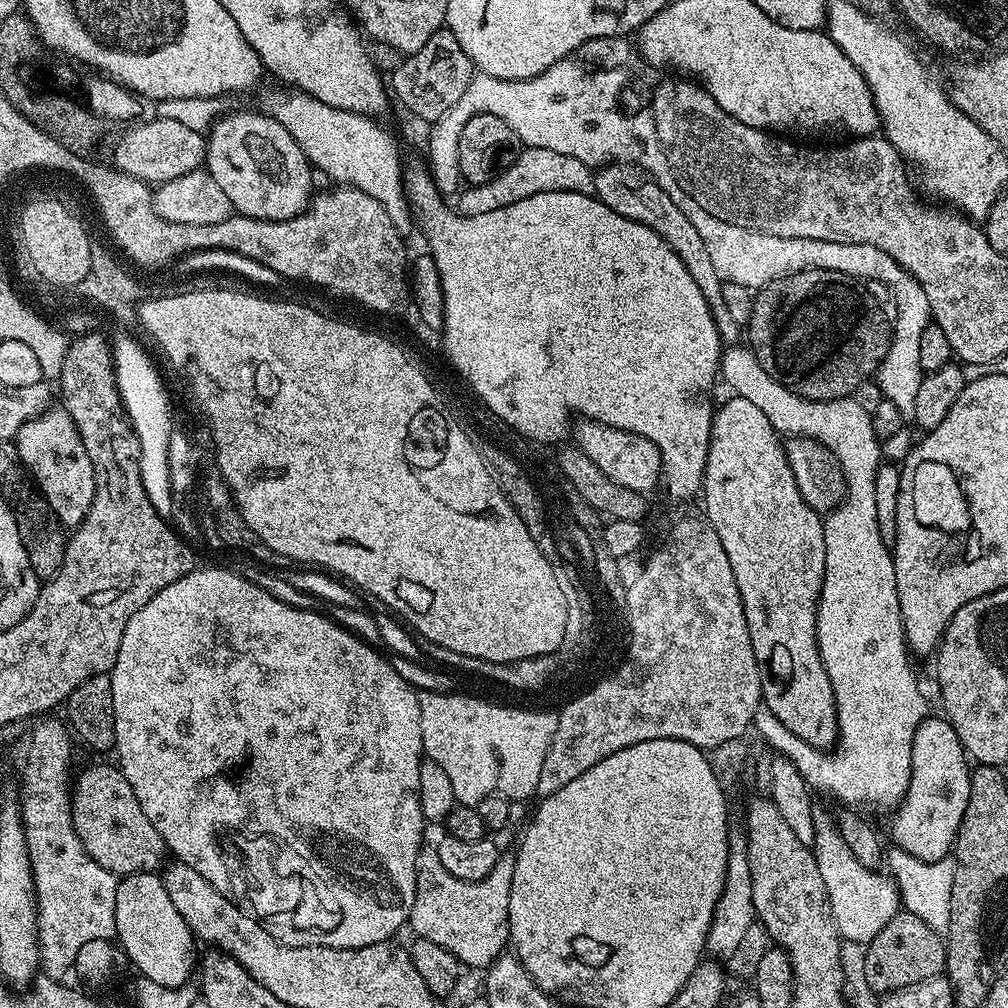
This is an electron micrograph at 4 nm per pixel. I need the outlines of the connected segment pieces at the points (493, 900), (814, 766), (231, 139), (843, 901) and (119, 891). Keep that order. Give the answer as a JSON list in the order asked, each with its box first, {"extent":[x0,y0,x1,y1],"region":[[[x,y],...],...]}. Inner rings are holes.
[{"extent":[408,847,516,969],"region":[[[428,847],[421,851],[416,863],[416,893],[408,924],[419,939],[438,942],[442,950],[450,950],[465,969],[487,969],[505,955],[510,944],[508,911],[516,853],[501,851],[494,870],[490,870],[486,878],[463,880],[454,878],[454,874],[442,866],[435,847]]]},{"extent":[718,346,926,804],"region":[[[728,346],[723,349],[721,358],[720,358],[720,366],[718,369],[719,375],[722,377],[722,380],[725,380],[726,383],[732,387],[731,391],[735,393],[737,396],[741,396],[742,398],[746,398],[746,402],[754,402],[754,406],[758,406],[758,410],[762,410],[762,414],[766,414],[766,418],[770,418],[770,422],[772,423],[773,429],[776,429],[779,433],[785,434],[784,432],[788,432],[787,434],[793,434],[797,436],[809,436],[810,438],[814,438],[820,444],[826,444],[831,452],[833,452],[836,457],[840,460],[840,465],[842,466],[842,470],[844,471],[844,477],[846,478],[846,482],[848,483],[848,490],[846,493],[846,499],[843,504],[840,505],[836,511],[831,512],[827,515],[827,518],[824,520],[824,541],[826,542],[826,566],[824,567],[824,585],[822,586],[822,590],[820,591],[820,605],[818,606],[818,610],[816,611],[816,641],[818,642],[818,646],[820,647],[820,657],[822,658],[822,662],[826,666],[826,674],[830,678],[830,682],[832,683],[832,689],[834,690],[834,698],[836,699],[836,722],[838,725],[838,749],[840,748],[840,753],[837,754],[836,757],[828,756],[832,754],[825,754],[823,751],[814,749],[810,747],[809,744],[806,742],[802,742],[802,738],[798,738],[794,734],[790,734],[790,730],[786,730],[786,726],[782,726],[782,722],[778,722],[778,718],[774,718],[774,714],[768,716],[768,720],[760,720],[760,727],[754,730],[755,735],[759,737],[763,743],[767,744],[769,748],[775,750],[779,755],[785,756],[786,758],[790,758],[790,762],[794,762],[794,766],[798,766],[799,773],[802,774],[805,781],[807,781],[809,787],[811,789],[816,790],[816,788],[820,788],[823,786],[824,789],[829,790],[830,793],[834,794],[836,797],[840,798],[842,801],[841,803],[844,804],[856,804],[852,802],[884,802],[886,800],[892,800],[891,802],[897,801],[901,799],[904,795],[905,790],[908,788],[908,782],[910,778],[910,774],[912,773],[912,743],[914,742],[914,734],[918,730],[918,726],[926,719],[926,711],[924,712],[924,696],[920,693],[920,688],[916,685],[916,676],[912,673],[912,668],[908,665],[908,656],[910,657],[909,649],[906,645],[906,639],[904,636],[904,620],[900,616],[900,603],[898,602],[898,590],[896,589],[896,575],[894,574],[894,562],[892,561],[892,553],[888,551],[886,546],[882,546],[881,535],[878,532],[878,519],[877,519],[877,507],[875,505],[875,478],[876,472],[879,471],[882,465],[882,444],[881,441],[878,440],[874,434],[874,427],[871,425],[871,416],[872,413],[867,412],[866,410],[862,410],[862,406],[858,406],[858,402],[854,398],[845,398],[842,400],[807,400],[806,398],[802,398],[798,394],[794,394],[790,389],[786,386],[782,386],[773,376],[768,376],[766,374],[766,370],[762,370],[762,366],[758,362],[758,358],[756,357],[755,352],[752,351],[751,347],[748,346]]]},{"extent":[206,111,314,220],"region":[[[263,111],[217,119],[206,136],[206,170],[239,215],[255,220],[293,220],[313,199],[314,169],[294,138]]]},{"extent":[810,802,901,946],"region":[[[820,802],[813,803],[812,817],[814,842],[810,847],[818,862],[818,874],[822,874],[822,882],[826,886],[834,922],[845,941],[867,946],[876,937],[878,930],[882,930],[882,926],[886,926],[886,922],[890,922],[890,918],[901,911],[901,891],[891,875],[858,862],[858,858],[843,841],[834,823],[833,813],[828,813]]]},{"extent":[116,871,194,986],"region":[[[155,871],[135,872],[116,885],[116,936],[119,947],[132,959],[139,975],[161,986],[182,986],[189,983],[192,972],[194,937],[182,914],[170,902],[163,879]]]}]

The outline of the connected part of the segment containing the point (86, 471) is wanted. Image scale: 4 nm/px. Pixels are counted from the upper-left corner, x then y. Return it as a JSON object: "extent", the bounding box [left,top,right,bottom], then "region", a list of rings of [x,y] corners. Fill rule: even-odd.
{"extent":[14,408,96,530],"region":[[[51,408],[27,420],[16,431],[14,443],[21,464],[28,469],[50,510],[54,510],[65,529],[74,530],[84,521],[84,516],[92,505],[96,489],[94,466],[90,466],[90,454],[86,454],[86,446],[82,446],[78,426],[74,426],[74,418],[70,418],[67,408]]]}

